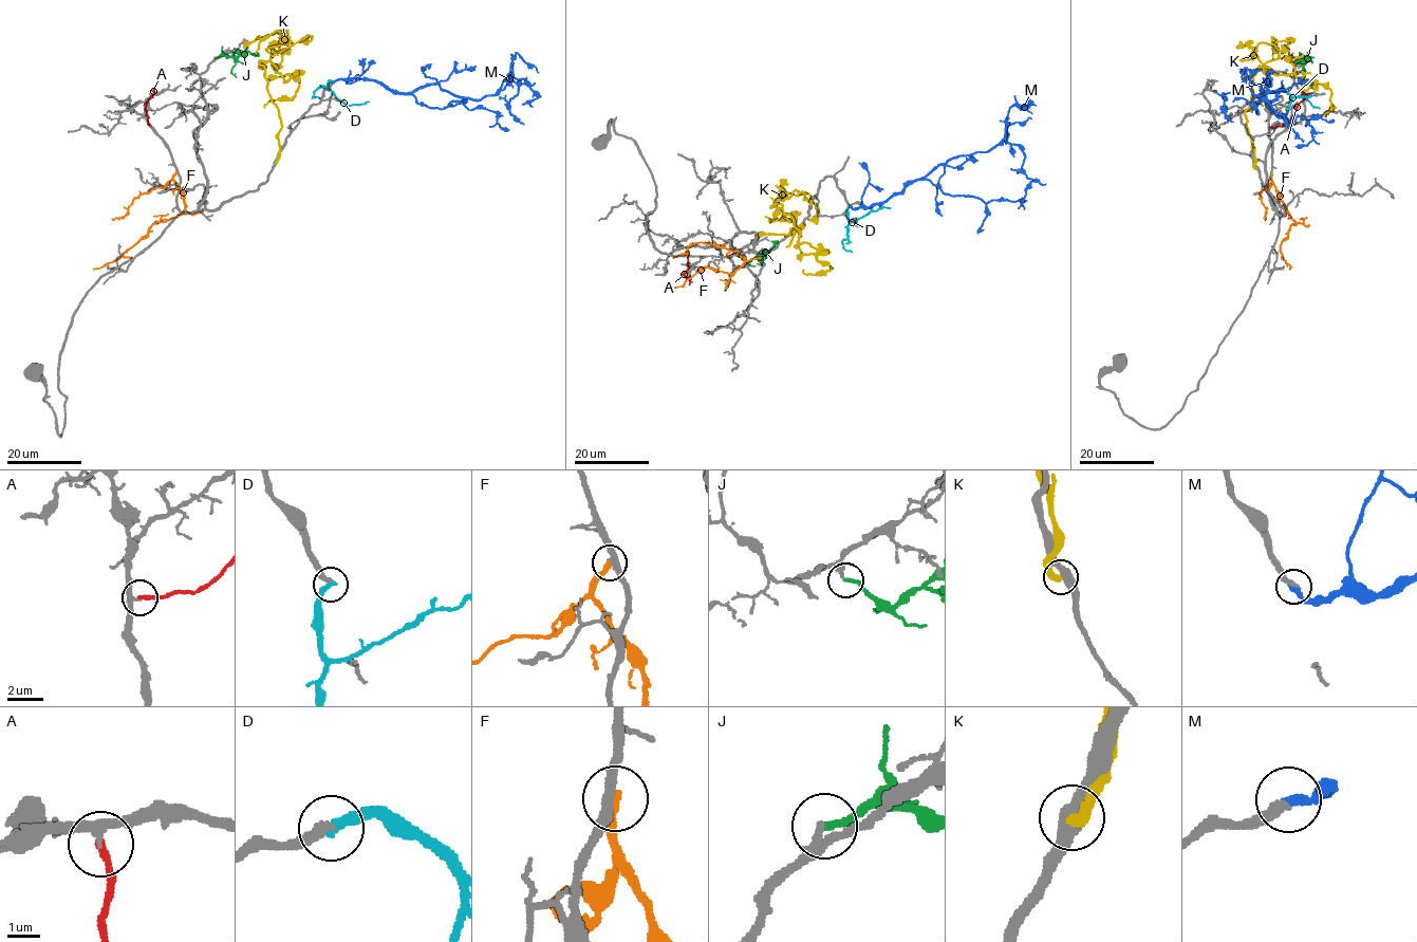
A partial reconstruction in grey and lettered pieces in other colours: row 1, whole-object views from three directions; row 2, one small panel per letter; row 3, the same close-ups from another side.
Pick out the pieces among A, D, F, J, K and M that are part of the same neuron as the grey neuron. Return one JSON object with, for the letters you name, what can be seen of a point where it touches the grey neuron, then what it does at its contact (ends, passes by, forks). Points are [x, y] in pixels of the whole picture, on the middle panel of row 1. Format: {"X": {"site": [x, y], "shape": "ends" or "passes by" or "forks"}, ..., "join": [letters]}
{"A": {"site": [687, 248], "shape": "ends"}, "M": {"site": [850, 205], "shape": "ends"}, "join": ["A", "M"]}

